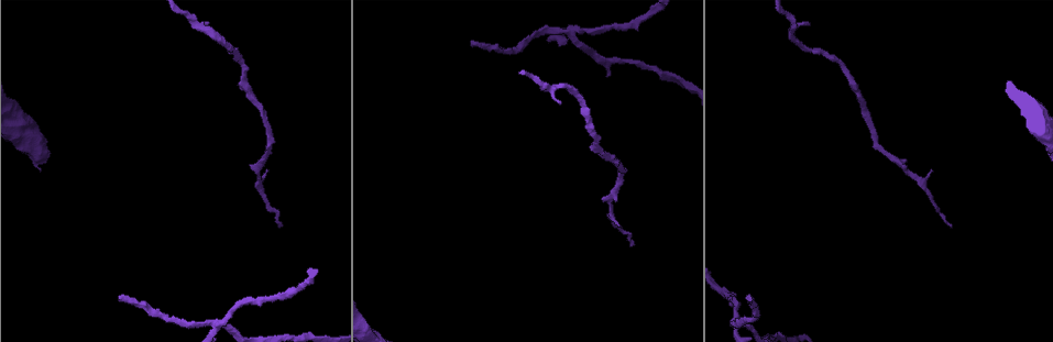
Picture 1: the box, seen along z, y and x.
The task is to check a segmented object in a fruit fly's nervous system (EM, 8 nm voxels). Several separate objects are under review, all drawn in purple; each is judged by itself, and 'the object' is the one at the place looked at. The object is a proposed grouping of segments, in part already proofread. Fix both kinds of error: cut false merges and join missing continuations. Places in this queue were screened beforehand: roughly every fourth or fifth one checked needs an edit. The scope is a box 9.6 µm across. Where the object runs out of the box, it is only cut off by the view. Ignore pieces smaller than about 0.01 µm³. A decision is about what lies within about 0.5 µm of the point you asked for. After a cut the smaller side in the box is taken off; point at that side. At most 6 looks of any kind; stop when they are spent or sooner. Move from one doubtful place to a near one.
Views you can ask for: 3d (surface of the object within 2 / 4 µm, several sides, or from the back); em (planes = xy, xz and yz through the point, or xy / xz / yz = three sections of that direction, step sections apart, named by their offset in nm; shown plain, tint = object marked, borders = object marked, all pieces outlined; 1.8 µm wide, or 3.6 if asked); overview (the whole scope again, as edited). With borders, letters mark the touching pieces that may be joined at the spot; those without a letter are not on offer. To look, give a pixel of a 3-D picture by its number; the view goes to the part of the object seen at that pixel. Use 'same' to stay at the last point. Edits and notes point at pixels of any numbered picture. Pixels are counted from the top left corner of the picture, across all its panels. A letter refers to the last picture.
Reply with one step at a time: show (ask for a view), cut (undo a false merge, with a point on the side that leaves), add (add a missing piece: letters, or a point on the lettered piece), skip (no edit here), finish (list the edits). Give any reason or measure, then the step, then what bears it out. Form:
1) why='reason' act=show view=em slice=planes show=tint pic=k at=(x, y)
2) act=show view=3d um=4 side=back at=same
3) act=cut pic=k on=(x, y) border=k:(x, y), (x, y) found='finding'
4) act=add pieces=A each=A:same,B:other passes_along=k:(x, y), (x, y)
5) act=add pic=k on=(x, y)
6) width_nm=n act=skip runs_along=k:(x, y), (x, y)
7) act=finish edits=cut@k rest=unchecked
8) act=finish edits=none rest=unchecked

why='end of a long branch' act=show view=3d um=2 pic=1 at=(747, 297)

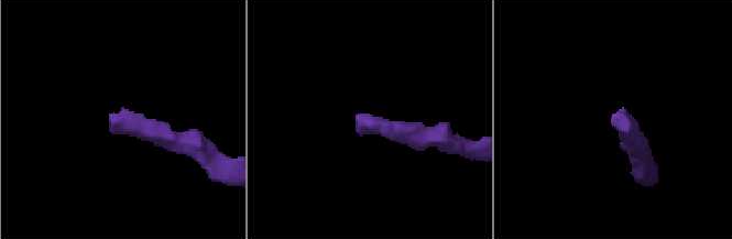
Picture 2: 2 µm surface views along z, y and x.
act=show view=em slice=planes show=tint pic=2 at=(357, 115)

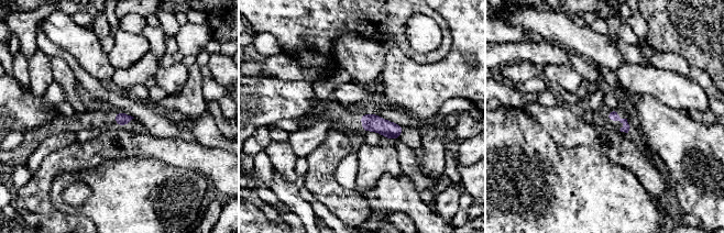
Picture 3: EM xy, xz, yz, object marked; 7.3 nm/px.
why='see the neighbours' act=show view=em slice=planes show=borders at=same

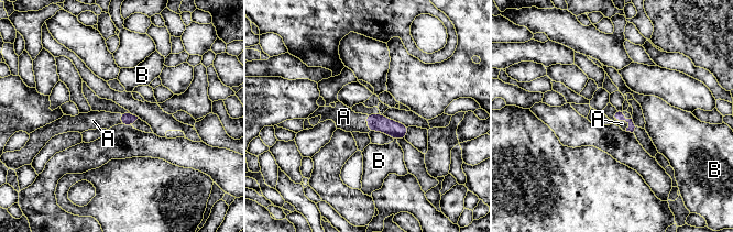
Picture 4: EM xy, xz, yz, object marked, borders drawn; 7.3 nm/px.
act=add pieces=A each=A:same,B:other passes_along=4:(619, 116), (623, 119), (622, 123) found='the neuron continues'

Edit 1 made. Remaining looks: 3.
why='four arms meet' act=show view=3d um=2 pic=1 at=(572, 31)

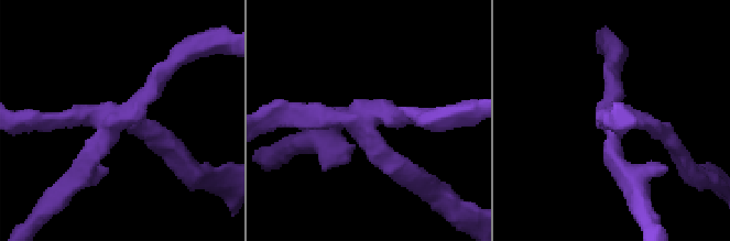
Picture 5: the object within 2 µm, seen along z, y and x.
arms=4 act=show view=em slice=planes show=borders pic=5 at=(362, 123)

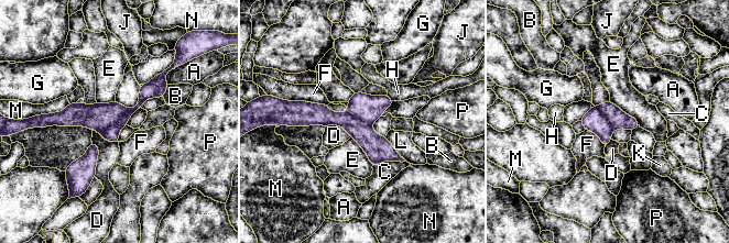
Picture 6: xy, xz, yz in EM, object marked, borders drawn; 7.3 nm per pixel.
act=cut pic=6 on=(111, 133) each=A:other,B:other,C:other,D:other,E:other,F:other,G:other,H:other,J:other,K:other,L:other,M:other,N:other,P:other border=6:(127, 109), (118, 121), (98, 131) found='a second neuron is stuck on'

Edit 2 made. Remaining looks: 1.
why='branch stops here' act=show view=em slice=xz step=16 show=borders pic=1 at=(633, 244)

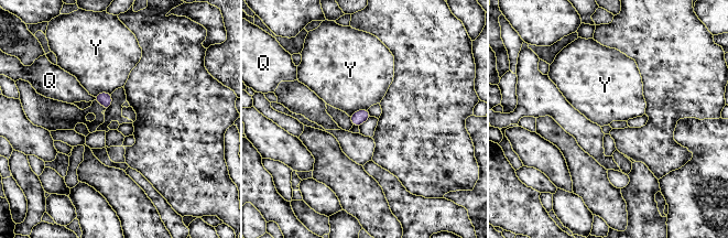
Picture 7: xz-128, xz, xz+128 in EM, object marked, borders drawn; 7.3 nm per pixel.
act=skip each=Q:other,Y:other border=7:(367, 109), (358, 109), (350, 117) found='no lettered piece goes on from it'

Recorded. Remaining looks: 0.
act=finish edits=add@4,cut@6 rest=unchecked

